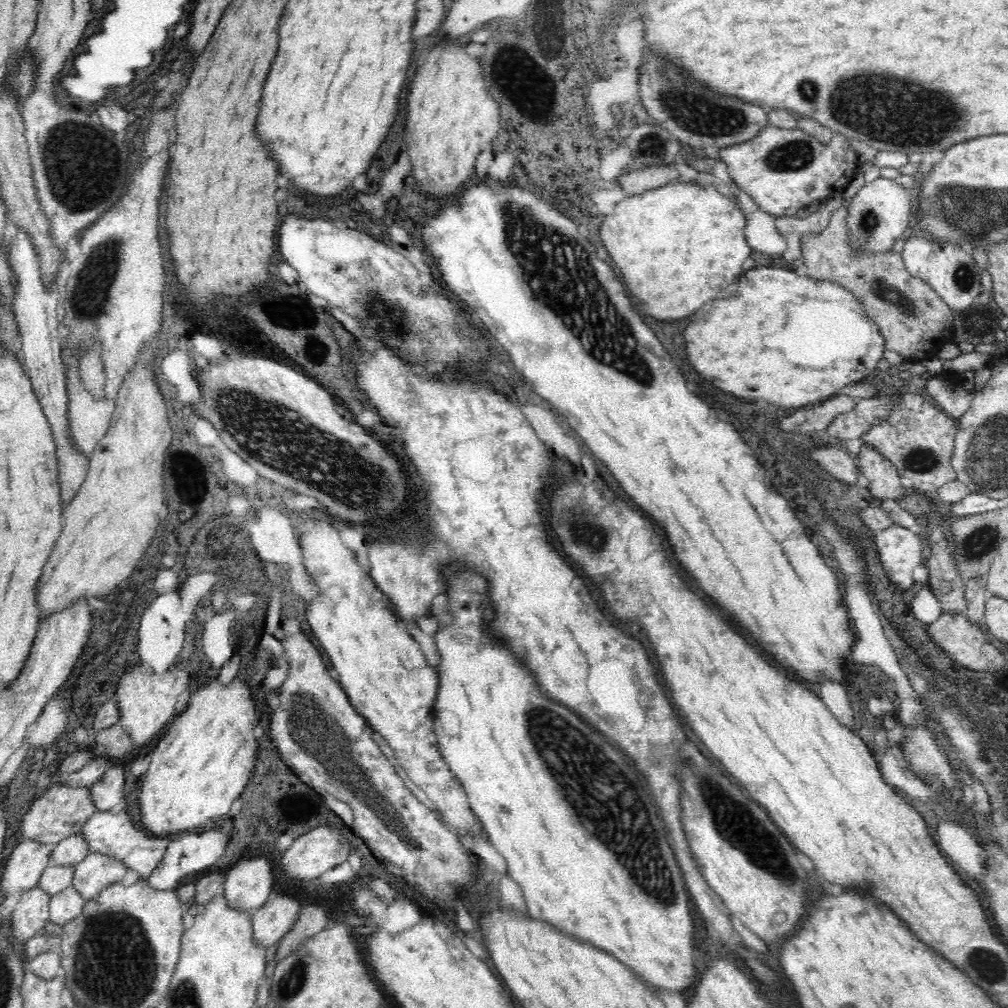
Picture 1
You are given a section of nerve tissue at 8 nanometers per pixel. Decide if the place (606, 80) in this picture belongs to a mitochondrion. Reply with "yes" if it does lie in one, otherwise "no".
no

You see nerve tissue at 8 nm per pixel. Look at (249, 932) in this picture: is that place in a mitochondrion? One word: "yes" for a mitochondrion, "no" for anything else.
no

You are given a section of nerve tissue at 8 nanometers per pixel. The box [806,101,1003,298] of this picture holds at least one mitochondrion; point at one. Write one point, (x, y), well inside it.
(963, 277)

